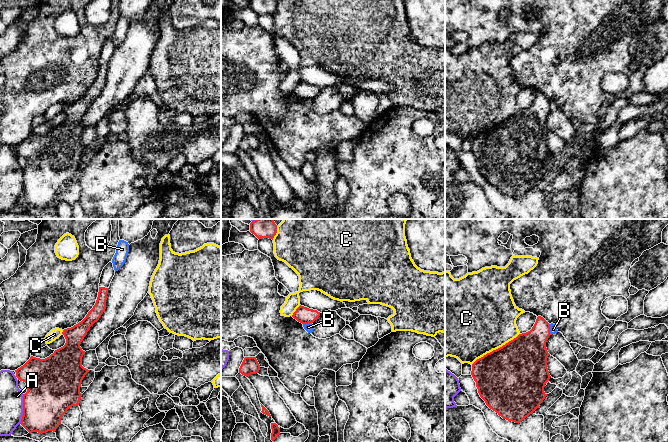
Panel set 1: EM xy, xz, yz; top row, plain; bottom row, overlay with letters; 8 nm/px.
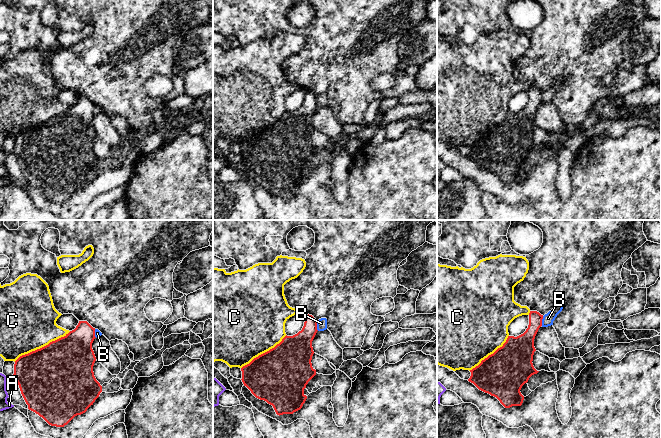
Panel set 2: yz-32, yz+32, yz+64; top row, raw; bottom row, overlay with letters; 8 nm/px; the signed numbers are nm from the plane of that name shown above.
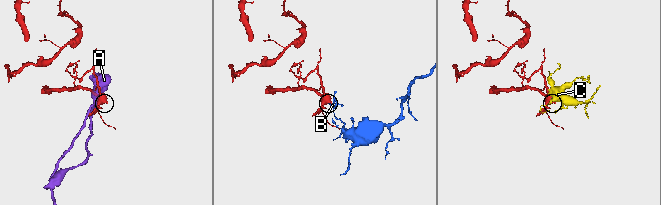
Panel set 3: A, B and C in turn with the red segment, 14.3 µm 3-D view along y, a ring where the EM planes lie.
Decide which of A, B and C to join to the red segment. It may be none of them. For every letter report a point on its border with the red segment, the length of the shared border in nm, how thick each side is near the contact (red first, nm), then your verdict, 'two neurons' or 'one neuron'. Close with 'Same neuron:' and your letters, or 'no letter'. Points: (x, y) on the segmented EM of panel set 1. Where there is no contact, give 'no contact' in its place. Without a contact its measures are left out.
A: meets red in xy at (23, 409); contact 240 nm long; 380 nm thick on the red side, 190 nm on the other; two neurons
B: meets red in yz at (549, 329); contact 90 nm long; 300 nm thick on the red side, 60 nm on the other; two neurons
C: meets red in yz at (496, 349); contact 460 nm long; 500 nm thick on the red side, 500 nm on the other; two neurons
Same neuron: no letter

